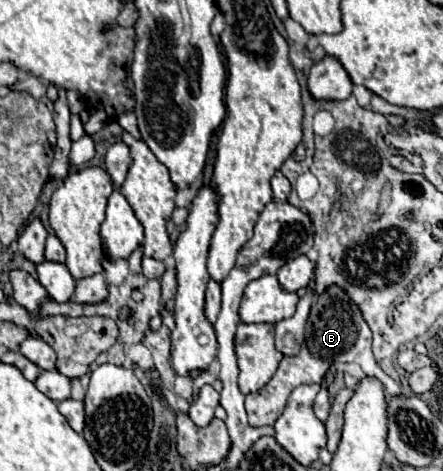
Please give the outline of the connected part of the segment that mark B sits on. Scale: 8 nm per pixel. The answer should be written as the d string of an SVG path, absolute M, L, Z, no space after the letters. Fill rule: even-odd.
M330 285L324 293L316 295L310 317L308 317L308 327L310 327L310 331L306 331L306 341L302 345L300 353L294 357L284 357L278 365L278 371L264 385L264 388L245 396L245 409L250 427L274 425L286 407L286 401L288 401L292 389L296 389L302 383L320 383L334 363L358 363L366 375L372 375L384 383L388 397L402 395L402 391L394 383L394 379L388 377L378 367L378 363L372 355L372 349L370 349L372 331L370 331L368 323L364 321L360 307L354 305L354 301L348 297L348 293L342 287Z

